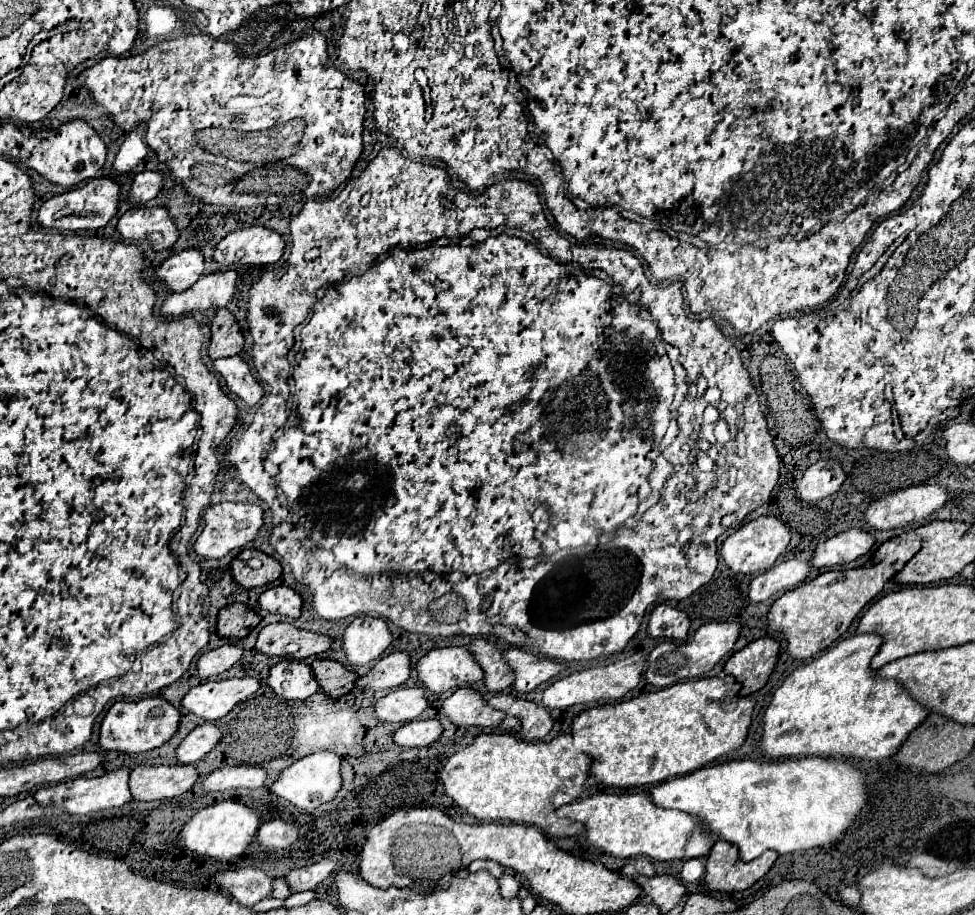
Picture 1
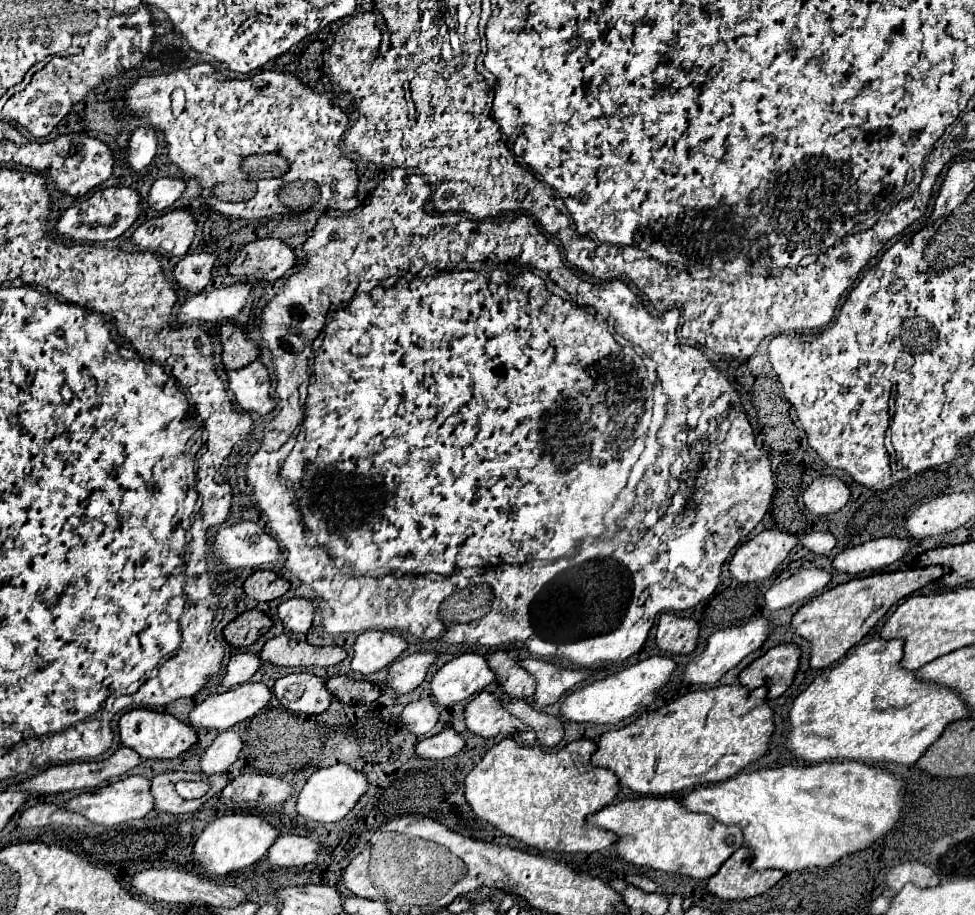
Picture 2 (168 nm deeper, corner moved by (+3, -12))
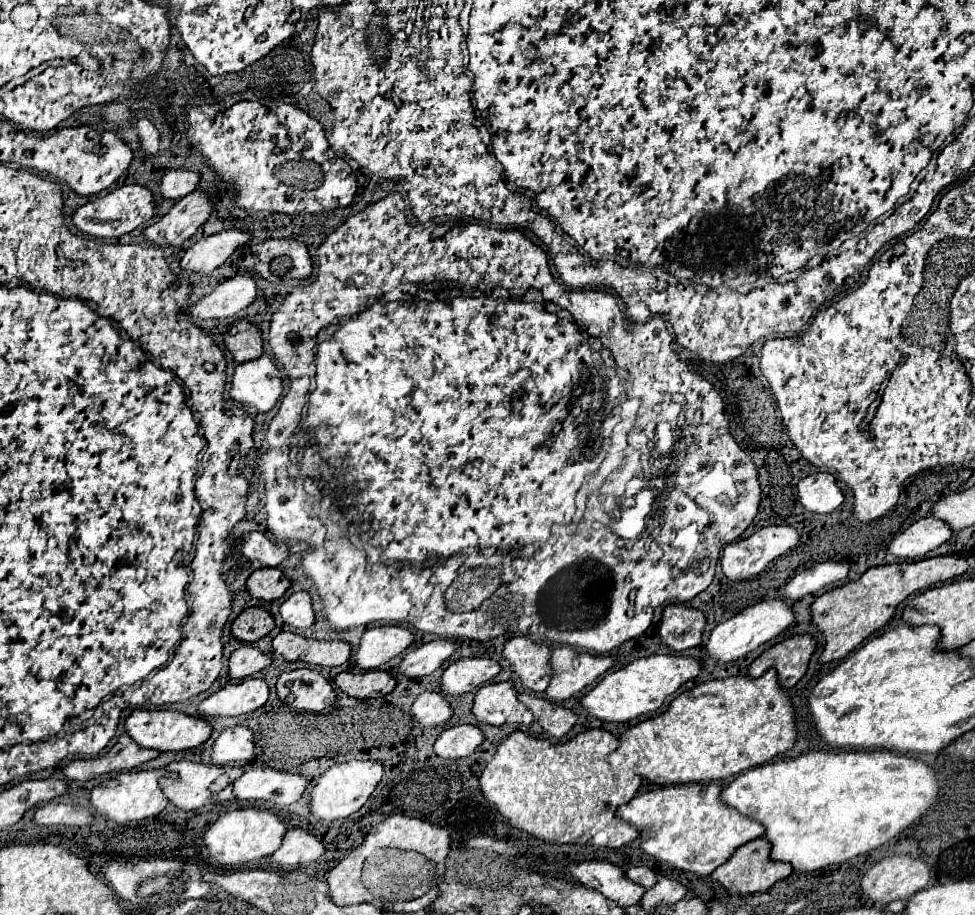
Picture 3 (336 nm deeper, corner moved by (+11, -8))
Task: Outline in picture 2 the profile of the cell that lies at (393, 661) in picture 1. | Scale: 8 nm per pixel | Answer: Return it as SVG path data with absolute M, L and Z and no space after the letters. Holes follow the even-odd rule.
M417 652L403 660L395 660L387 668L387 686L395 694L409 694L423 682L425 672L435 662L435 658L437 654L433 652Z

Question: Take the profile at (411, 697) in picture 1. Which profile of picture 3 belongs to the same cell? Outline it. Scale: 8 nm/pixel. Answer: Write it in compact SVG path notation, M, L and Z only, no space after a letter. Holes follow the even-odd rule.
M423 692L413 704L413 714L423 726L437 726L445 724L453 716L453 710L443 694Z

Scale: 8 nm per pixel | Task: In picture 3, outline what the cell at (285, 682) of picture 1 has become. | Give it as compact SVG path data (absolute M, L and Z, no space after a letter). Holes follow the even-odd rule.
M311 668L281 674L277 680L277 694L285 706L305 712L321 712L337 700L329 680L319 670Z

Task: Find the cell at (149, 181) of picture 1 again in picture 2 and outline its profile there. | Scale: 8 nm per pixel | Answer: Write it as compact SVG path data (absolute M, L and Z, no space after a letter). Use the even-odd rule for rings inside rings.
M159 178L151 186L151 192L149 192L149 198L147 198L147 206L157 210L157 212L167 210L183 194L183 190L185 190L183 180L179 180L179 178Z

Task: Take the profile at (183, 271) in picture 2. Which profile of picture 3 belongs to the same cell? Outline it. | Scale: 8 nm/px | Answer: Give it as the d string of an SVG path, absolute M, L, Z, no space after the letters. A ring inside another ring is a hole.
M239 228L223 230L213 236L197 240L181 258L181 268L189 272L209 274L219 268L239 246L251 240L251 232L243 232Z

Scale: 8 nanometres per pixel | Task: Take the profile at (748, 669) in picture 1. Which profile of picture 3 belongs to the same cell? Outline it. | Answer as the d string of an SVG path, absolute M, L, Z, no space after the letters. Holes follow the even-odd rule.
M809 634L791 636L783 642L777 642L769 650L765 650L751 666L749 676L759 678L769 668L777 668L779 682L783 688L793 688L807 672L807 664L811 654L817 648L817 640Z

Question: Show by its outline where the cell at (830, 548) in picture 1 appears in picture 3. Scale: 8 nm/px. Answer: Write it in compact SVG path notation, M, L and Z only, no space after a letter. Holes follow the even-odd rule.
M929 516L897 534L889 544L889 554L899 558L921 558L927 552L939 548L951 536L953 530L947 522Z

